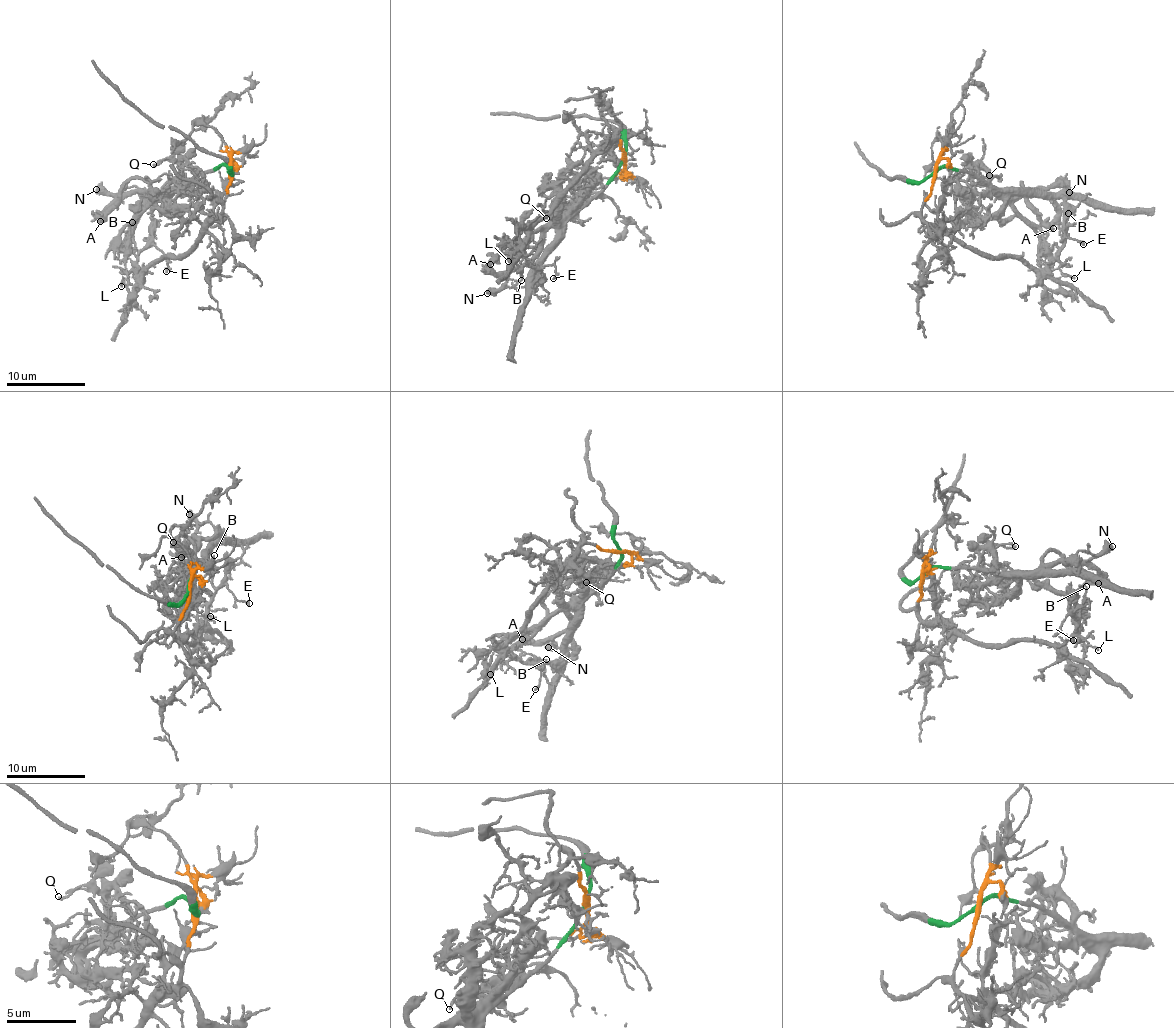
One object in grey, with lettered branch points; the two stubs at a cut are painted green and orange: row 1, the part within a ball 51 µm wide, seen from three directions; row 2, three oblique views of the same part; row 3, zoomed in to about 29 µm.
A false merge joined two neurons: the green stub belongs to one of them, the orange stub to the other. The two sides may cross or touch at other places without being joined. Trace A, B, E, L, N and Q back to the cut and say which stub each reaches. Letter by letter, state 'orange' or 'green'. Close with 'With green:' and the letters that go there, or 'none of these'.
A: green
B: orange
E: orange
L: orange
N: green
Q: green
With green: A, N, Q

